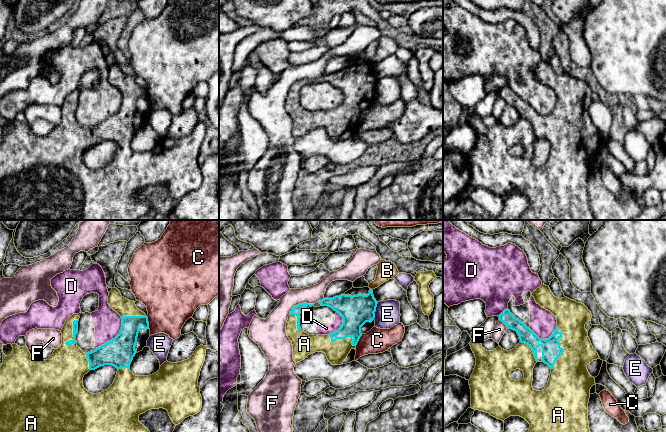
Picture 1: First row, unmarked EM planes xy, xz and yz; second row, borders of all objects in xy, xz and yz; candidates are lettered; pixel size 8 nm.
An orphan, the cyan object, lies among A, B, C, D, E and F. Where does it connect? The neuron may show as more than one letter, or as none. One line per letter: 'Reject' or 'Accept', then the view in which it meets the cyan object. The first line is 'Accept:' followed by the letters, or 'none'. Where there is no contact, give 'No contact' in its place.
Accept: A
A: Accept. Touches cyan in yz
B: Reject. Touches cyan in xz
C: Reject. Touches cyan in xy
D: Reject. Touches cyan in xy
E: Reject. Touches cyan in xz
F: Reject. Touches cyan in xz

